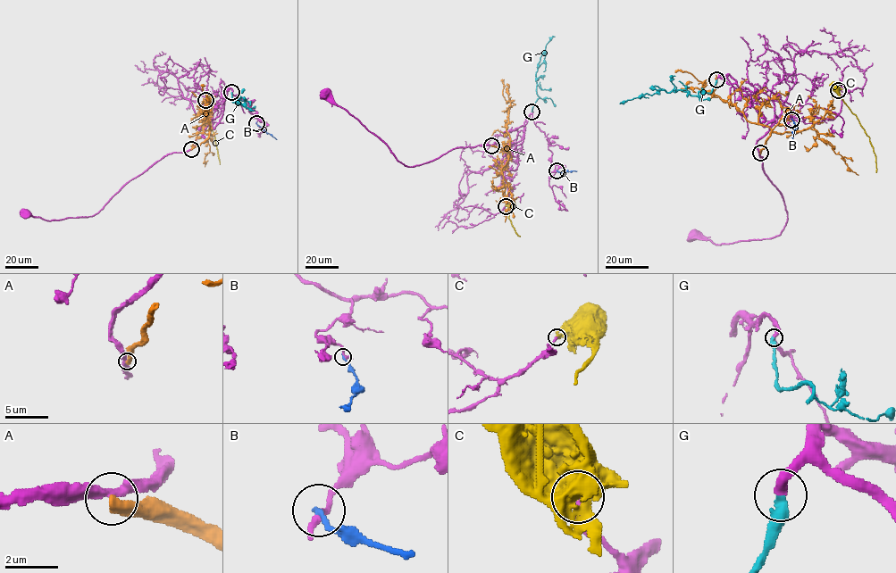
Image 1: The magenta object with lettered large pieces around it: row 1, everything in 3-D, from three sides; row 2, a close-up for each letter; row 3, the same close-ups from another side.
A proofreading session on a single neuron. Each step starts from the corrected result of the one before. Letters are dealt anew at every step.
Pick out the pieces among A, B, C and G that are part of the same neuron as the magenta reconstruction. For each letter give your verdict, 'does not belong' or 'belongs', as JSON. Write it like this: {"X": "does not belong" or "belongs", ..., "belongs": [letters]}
{"A": "does not belong", "B": "does not belong", "C": "does not belong", "G": "belongs", "belongs": ["G"]}

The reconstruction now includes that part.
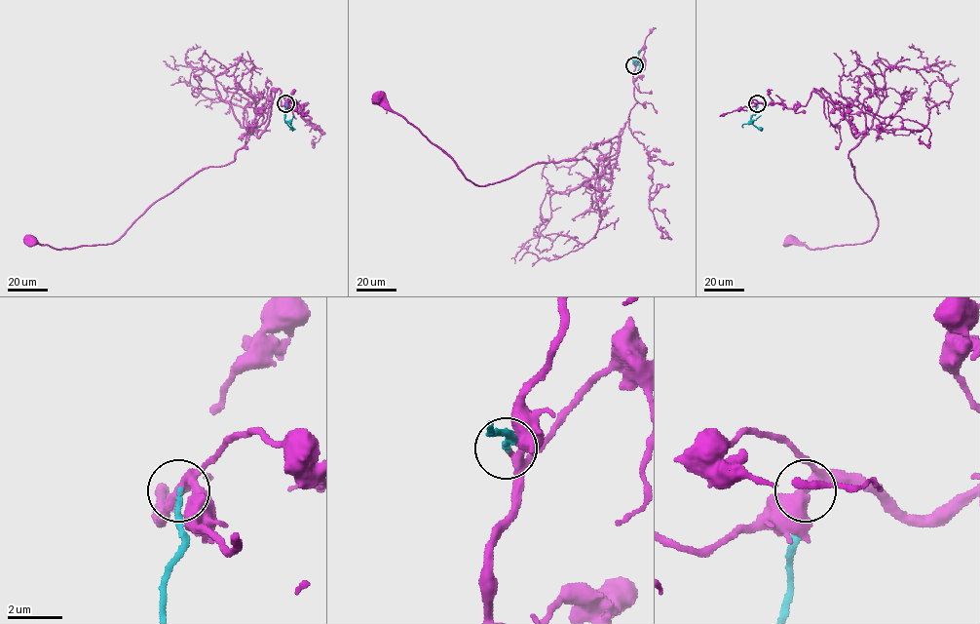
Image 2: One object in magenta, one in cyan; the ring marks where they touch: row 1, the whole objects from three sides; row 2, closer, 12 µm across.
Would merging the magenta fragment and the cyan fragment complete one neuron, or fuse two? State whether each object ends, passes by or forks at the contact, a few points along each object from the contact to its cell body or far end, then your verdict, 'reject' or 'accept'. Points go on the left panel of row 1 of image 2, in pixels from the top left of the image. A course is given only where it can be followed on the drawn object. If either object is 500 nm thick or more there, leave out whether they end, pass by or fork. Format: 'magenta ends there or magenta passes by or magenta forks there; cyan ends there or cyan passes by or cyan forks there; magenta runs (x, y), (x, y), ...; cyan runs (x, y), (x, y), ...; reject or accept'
magenta forks there; cyan ends there; magenta runs (285, 103), (278, 89), (235, 159), (186, 178), (113, 243), (56, 249), (30, 237); cyan runs (285, 103), (284, 118), (291, 127); accept

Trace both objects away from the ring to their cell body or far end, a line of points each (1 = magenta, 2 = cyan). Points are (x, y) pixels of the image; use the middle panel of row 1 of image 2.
1: (634, 65), (637, 101), (617, 151), (598, 171), (584, 156), (534, 163), (484, 185), (470, 181), (379, 97)
2: (634, 65), (632, 58), (636, 59), (640, 51)

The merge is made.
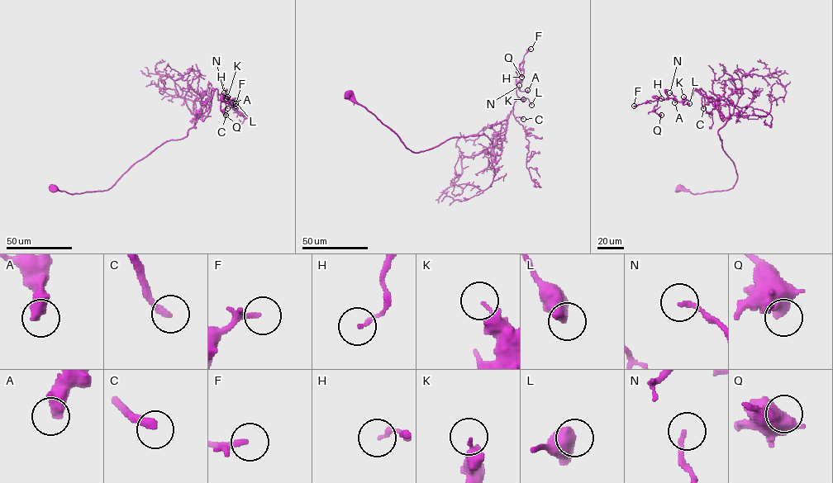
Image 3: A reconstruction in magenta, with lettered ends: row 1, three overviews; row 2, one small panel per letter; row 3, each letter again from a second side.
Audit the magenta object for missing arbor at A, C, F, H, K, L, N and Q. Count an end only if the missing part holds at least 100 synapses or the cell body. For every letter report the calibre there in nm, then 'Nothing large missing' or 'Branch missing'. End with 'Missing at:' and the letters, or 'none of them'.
A: Thickness 550 nm. Nothing large missing
C: Thickness 320 nm. Branch missing
F: Thickness 140 nm. Nothing large missing
H: Thickness 150 nm. Nothing large missing
K: Thickness 320 nm. Nothing large missing
L: Thickness 600 nm. Nothing large missing
N: Thickness 160 nm. Nothing large missing
Q: Thickness 440 nm. Nothing large missing
Missing at: C

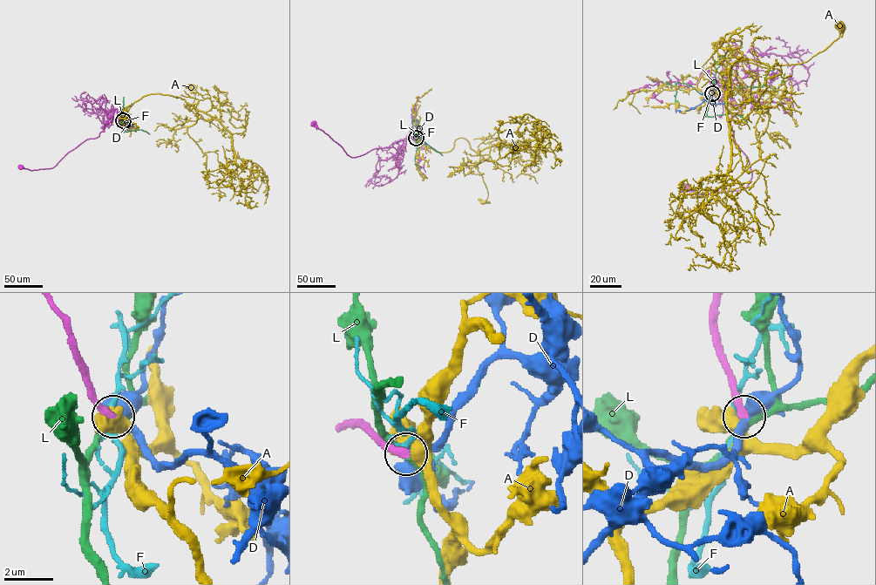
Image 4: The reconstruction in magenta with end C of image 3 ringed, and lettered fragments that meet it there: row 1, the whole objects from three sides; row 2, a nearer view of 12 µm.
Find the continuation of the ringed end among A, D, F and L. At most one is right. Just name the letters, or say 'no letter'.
D

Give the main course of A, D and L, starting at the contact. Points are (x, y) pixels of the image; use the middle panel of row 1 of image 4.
A: (416, 138), (438, 152), (450, 151), (459, 138), (476, 152), (482, 151), (478, 171), (488, 195), (483, 201)
D: (416, 138), (420, 134), (416, 119)
L: (416, 138), (417, 135), (442, 155)

